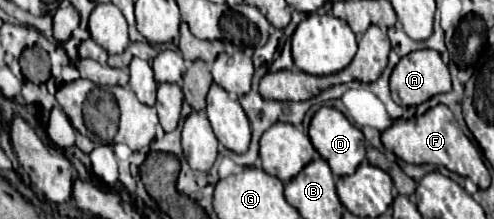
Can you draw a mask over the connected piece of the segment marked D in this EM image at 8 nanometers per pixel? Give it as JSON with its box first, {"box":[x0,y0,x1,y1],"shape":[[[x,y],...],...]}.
{"box":[309,107,365,177],"shape":[[[321,107],[313,115],[311,125],[309,125],[309,137],[311,137],[315,151],[329,163],[333,175],[337,175],[337,177],[355,173],[357,165],[365,159],[365,137],[363,137],[363,133],[355,125],[351,125],[341,111],[333,109],[333,107]]]}

